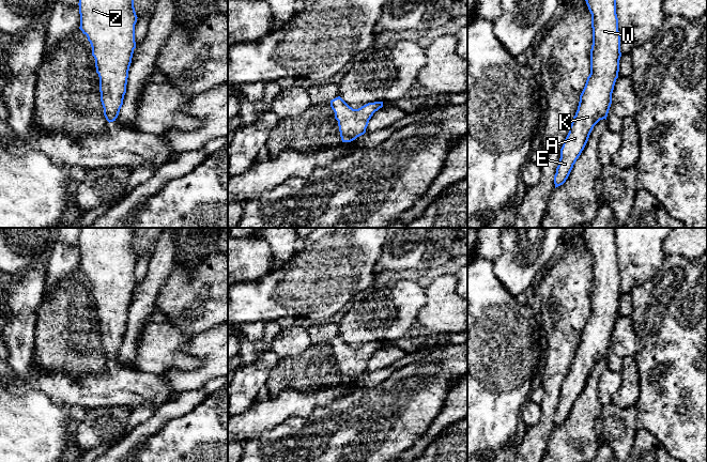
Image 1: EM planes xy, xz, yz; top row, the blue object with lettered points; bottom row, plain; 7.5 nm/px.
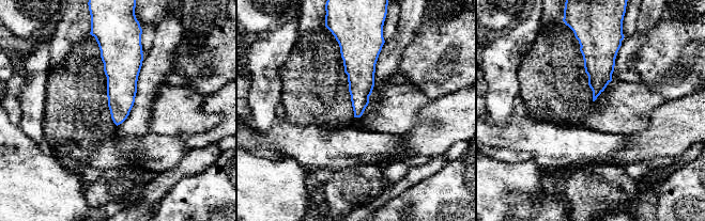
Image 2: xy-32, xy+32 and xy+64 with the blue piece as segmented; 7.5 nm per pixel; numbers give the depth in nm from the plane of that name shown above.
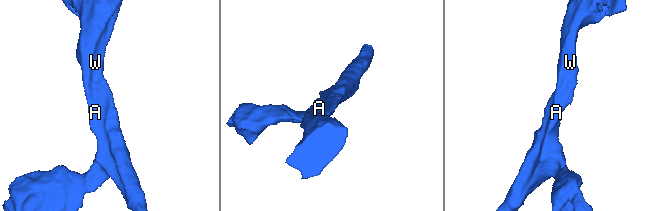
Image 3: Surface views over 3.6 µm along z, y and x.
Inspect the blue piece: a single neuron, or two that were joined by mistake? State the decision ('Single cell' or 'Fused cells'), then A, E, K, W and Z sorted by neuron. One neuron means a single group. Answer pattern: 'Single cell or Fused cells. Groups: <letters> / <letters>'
Single cell. Groups: A E K W Z

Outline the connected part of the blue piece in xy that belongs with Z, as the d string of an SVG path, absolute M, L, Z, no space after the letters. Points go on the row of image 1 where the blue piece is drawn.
M79 0L78 5L79 29L92 47L104 116L110 123L123 105L136 48L134 0Z

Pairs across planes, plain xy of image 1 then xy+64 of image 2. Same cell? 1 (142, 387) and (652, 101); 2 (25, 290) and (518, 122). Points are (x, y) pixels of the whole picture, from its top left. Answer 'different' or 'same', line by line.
1: same
2: different

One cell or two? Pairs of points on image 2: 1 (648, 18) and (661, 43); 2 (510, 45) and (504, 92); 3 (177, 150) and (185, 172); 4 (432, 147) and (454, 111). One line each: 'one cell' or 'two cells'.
1: two cells
2: one cell
3: two cells
4: one cell

